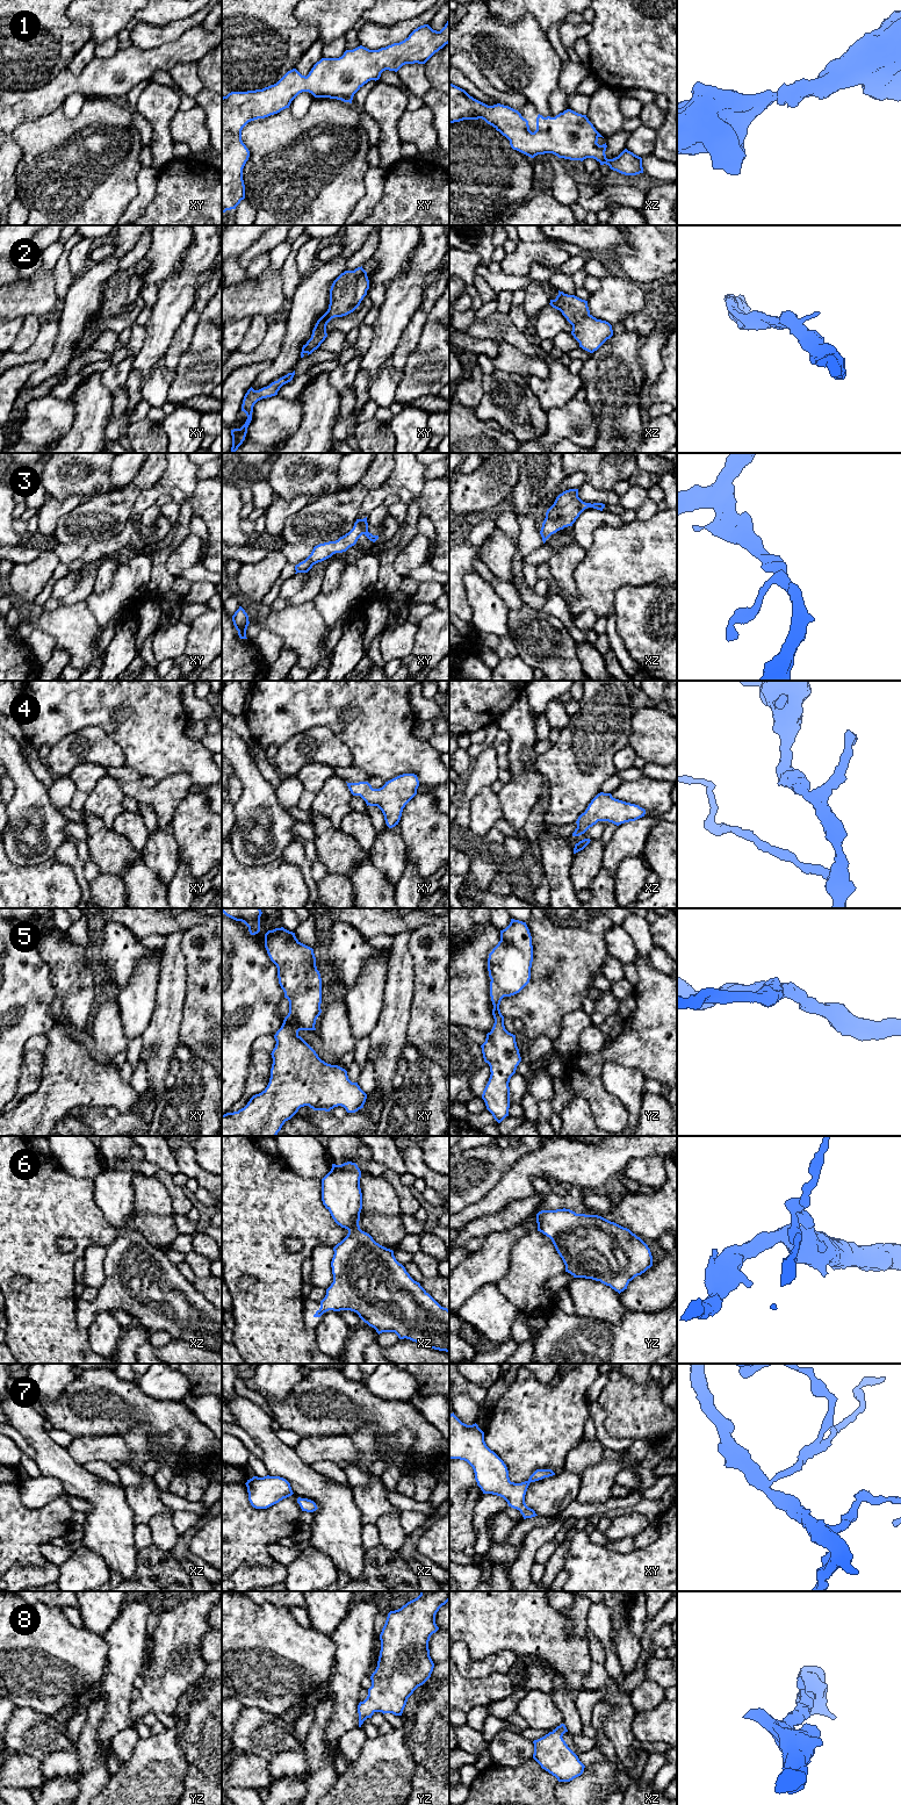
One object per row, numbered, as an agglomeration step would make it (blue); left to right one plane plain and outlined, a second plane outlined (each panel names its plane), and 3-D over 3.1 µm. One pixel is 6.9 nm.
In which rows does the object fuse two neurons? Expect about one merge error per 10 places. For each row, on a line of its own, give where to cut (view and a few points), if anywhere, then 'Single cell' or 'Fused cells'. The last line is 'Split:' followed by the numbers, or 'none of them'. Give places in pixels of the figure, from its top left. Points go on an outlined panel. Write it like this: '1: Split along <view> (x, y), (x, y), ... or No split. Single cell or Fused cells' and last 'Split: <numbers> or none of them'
1: No split. Single cell
2: No split. Single cell
3: No split. Single cell
4: No split. Single cell
5: No split. Single cell
6: No split. Single cell
7: No split. Single cell
8: No split. Single cell
Split: none of them

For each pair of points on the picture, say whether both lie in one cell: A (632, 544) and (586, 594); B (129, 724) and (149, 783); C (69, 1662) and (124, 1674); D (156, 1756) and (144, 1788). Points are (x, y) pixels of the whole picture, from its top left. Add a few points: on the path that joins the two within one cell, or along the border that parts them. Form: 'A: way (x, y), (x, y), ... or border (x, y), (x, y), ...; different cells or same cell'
A: way (619, 556), (597, 581); same cell
B: border (144, 775), (149, 775), (158, 781); different cells
C: border (105, 1641), (107, 1666), (94, 1691); different cells
D: way (155, 1764), (155, 1775), (151, 1780); same cell

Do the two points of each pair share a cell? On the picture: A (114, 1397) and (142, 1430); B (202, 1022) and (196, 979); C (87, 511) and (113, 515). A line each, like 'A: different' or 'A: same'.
A: different
B: same
C: same

